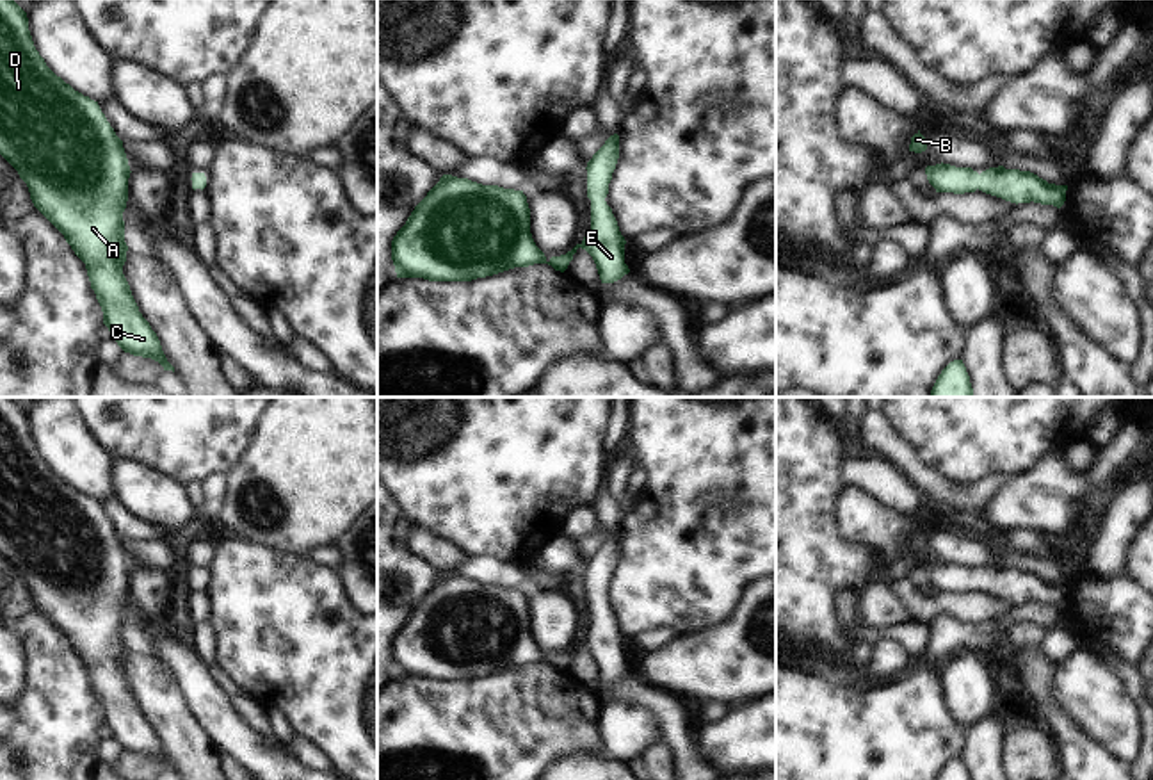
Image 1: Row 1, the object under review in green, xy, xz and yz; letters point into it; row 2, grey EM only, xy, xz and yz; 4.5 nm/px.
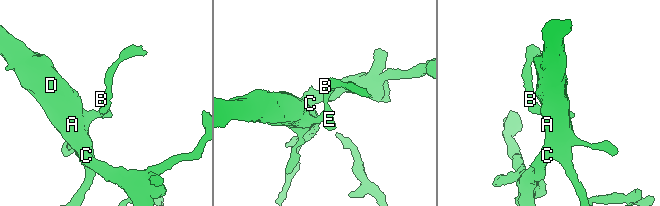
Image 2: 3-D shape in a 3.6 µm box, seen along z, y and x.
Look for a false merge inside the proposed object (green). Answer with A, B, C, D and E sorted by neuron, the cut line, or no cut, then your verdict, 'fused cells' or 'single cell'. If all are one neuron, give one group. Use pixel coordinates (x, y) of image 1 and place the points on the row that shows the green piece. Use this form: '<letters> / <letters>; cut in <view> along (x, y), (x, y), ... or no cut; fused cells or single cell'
A B C D E; no cut; single cell

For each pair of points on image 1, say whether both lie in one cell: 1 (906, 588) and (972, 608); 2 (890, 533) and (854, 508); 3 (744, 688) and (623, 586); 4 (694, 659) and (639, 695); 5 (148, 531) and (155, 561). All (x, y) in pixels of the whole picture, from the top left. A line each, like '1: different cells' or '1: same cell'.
1: same cell
2: same cell
3: different cells
4: different cells
5: different cells

